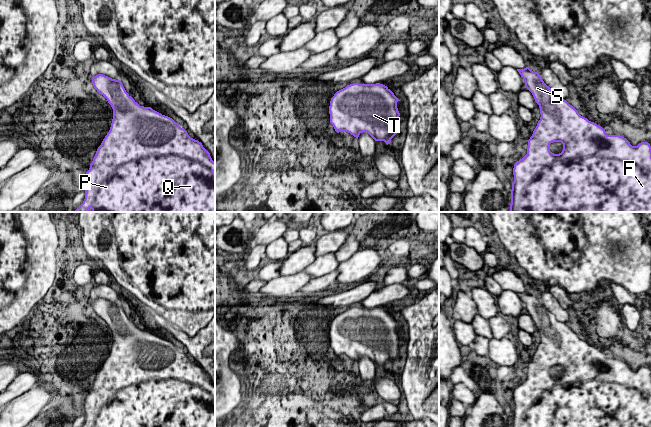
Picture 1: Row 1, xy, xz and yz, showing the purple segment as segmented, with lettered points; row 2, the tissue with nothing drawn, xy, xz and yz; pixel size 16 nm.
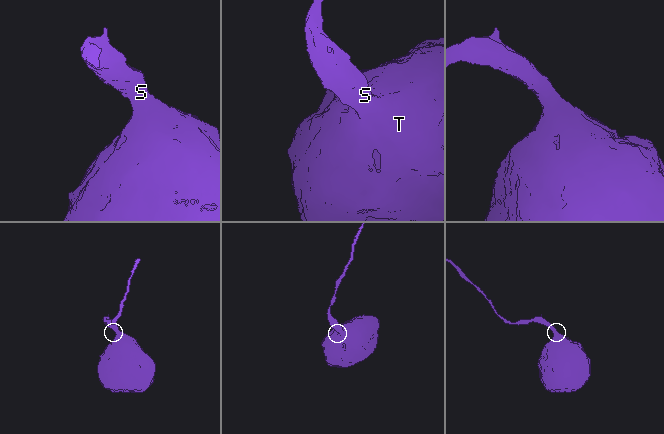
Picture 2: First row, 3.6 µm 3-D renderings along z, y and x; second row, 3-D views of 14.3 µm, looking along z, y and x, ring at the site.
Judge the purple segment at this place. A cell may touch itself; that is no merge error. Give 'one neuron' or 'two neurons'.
one neuron

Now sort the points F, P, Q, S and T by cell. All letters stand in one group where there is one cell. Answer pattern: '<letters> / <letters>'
F P Q S T

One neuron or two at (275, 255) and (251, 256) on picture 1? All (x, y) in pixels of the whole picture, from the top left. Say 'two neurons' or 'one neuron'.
two neurons

